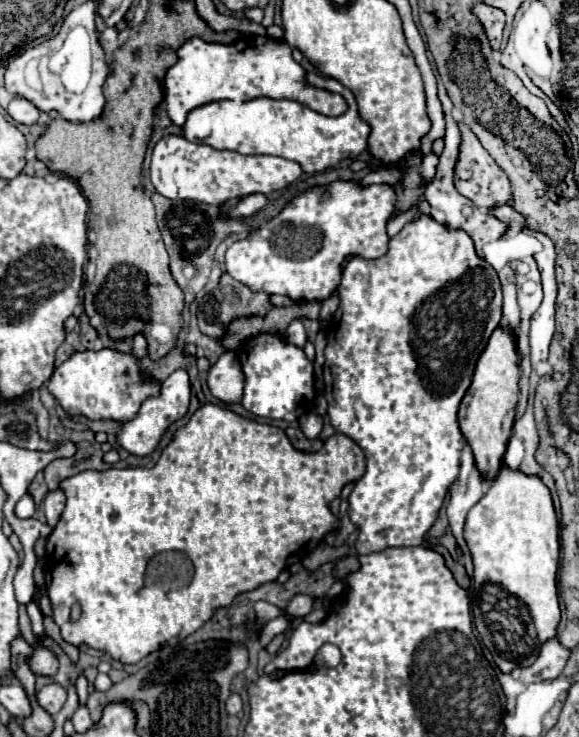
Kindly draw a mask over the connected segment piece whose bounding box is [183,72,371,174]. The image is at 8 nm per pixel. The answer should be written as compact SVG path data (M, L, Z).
M309 72L307 80L317 88L341 94L347 100L349 106L347 112L337 118L331 118L331 116L321 116L319 112L313 112L311 108L305 108L303 104L297 104L293 100L255 98L243 104L231 100L219 100L195 108L187 116L183 136L193 142L209 144L217 150L233 150L239 154L281 156L301 164L301 170L309 174L333 168L345 158L357 158L367 148L367 138L371 128L367 122L361 120L353 92L343 84L339 84L337 80L321 74Z

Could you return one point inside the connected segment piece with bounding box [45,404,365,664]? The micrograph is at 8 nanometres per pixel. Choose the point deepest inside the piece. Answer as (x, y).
(233, 494)

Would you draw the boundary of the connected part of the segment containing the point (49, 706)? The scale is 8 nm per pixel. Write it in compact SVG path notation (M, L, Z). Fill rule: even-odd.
M47 684L47 686L43 686L37 694L35 694L35 698L37 698L37 702L39 702L39 706L43 708L43 710L47 710L49 714L57 714L61 708L63 708L63 704L65 704L65 700L67 700L67 690L61 686L61 684Z

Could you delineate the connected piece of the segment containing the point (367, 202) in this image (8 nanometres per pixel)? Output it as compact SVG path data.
M337 180L337 182L333 182L333 184L325 186L325 188L321 188L321 186L311 188L311 190L307 190L305 194L297 196L295 200L291 200L291 204L289 204L287 208L283 208L281 214L275 216L273 220L269 220L263 228L251 232L251 234L249 234L247 238L243 238L243 240L237 240L237 242L227 250L227 254L225 254L225 268L227 268L227 274L229 274L231 278L235 278L237 282L245 284L247 288L251 288L253 292L265 292L265 294L269 294L269 296L271 296L271 294L281 294L281 296L289 296L289 298L295 300L295 302L323 302L323 300L327 300L329 296L335 294L337 284L339 284L339 276L341 276L341 266L343 266L343 262L345 262L347 256L359 256L359 258L365 258L365 260L375 260L375 258L379 258L379 256L385 254L385 244L387 244L387 240L389 240L389 238L387 238L387 232L385 232L385 224L387 224L387 220L391 218L393 208L395 208L395 192L393 192L393 188L391 188L389 184L373 184L373 186L363 188L363 186L359 186L357 182L341 182L341 180Z

